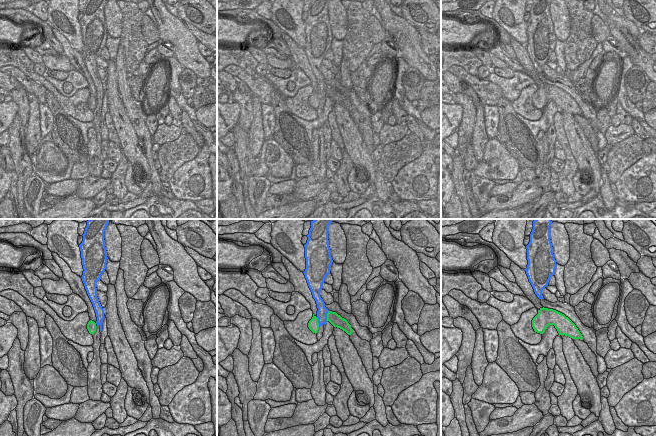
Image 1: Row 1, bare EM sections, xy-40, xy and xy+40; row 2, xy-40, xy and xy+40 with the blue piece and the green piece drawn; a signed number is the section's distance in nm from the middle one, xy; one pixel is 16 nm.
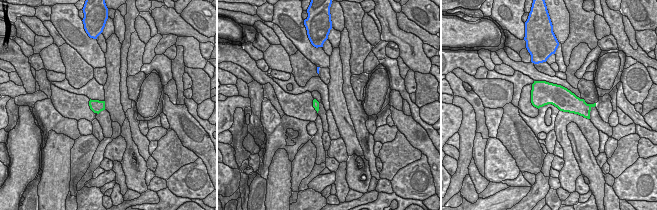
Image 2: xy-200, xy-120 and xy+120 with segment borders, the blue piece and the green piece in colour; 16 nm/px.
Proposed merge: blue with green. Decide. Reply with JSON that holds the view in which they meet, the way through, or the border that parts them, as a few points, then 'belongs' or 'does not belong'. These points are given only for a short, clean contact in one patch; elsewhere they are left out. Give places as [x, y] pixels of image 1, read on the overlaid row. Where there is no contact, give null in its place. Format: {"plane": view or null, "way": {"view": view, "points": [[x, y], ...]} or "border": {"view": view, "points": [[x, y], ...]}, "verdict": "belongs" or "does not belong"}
{"plane": "xy", "border": {"view": "xy", "points": [[328, 310], [326, 320]]}, "verdict": "does not belong"}

